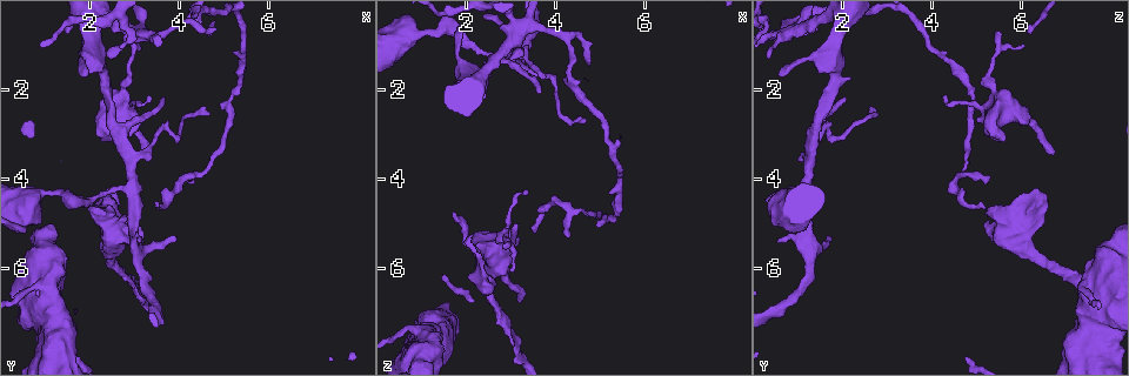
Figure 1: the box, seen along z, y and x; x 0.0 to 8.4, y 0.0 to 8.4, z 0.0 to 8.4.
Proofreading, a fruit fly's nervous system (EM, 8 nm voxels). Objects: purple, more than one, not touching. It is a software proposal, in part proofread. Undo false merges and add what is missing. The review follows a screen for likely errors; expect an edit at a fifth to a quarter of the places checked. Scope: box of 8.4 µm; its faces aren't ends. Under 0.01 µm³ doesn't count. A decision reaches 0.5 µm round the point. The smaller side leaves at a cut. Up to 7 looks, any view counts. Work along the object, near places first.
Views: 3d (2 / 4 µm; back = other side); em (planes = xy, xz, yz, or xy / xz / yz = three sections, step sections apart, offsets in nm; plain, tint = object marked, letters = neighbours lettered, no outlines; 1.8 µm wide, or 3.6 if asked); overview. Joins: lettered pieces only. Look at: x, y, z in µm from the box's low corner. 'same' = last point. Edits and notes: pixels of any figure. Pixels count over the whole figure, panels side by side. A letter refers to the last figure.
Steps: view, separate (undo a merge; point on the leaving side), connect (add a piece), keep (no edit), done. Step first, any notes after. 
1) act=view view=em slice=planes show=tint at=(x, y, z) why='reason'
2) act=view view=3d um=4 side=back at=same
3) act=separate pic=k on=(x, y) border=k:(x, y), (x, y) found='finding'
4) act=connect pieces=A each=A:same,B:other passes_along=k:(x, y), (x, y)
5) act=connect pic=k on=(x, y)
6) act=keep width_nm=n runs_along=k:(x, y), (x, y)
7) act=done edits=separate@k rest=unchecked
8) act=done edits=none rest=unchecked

act=view view=em slice=xz step=8 show=tint at=(1.95, 4.60, 1.00) why='calibre changes'

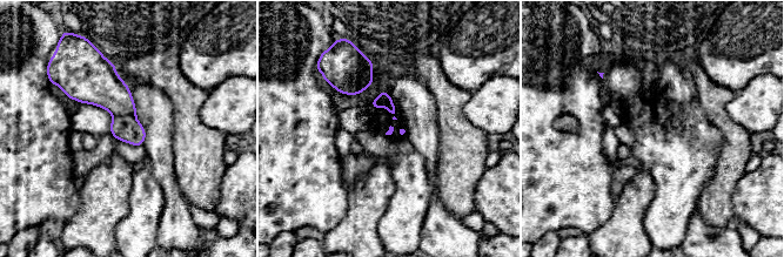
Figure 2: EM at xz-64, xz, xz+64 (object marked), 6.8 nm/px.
act=view view=em slice=planes show=tint at=same why='cut it another way'

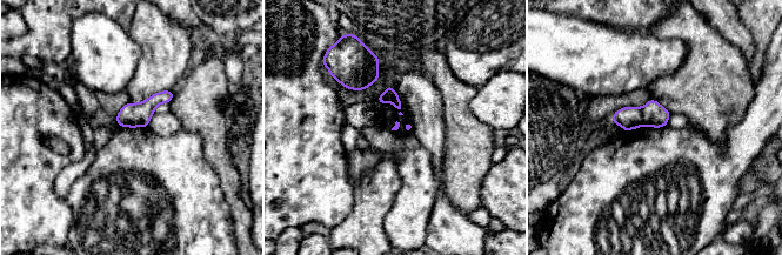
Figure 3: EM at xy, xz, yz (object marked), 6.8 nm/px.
act=view view=em slice=planes show=letters at=same

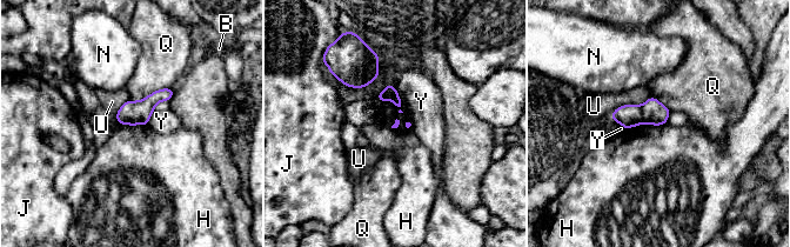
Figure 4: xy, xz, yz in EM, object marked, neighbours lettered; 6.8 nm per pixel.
act=separate pic=4 on=(629, 115) each=B:other,H:other,J:other,N:other,Q:other,U:other,Y:other border=4:(640, 106), (643, 122) found='a second cell is stuck on'

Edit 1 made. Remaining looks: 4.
act=view view=3d um=2 at=(2.95, 0.75, 5.45) why='tapers out'

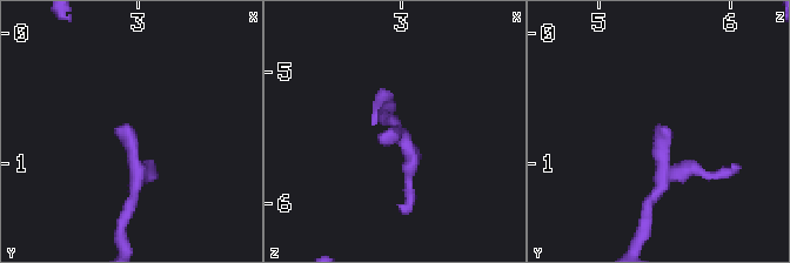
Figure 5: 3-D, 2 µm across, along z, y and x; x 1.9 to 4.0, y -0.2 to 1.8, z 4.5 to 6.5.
act=view view=em slice=planes show=letters at=(2.92, 0.72, 5.46) why='now the EM'

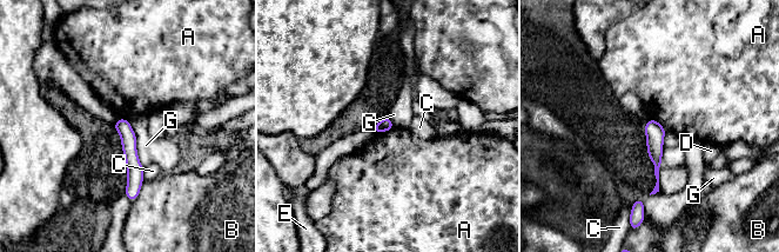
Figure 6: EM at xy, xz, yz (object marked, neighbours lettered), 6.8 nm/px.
act=keep width_nm=90 each=A:other,B:other,C:other,D:other,E:other,G:other found='none of them fits'

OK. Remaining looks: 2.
act=view view=em slice=yz step=16 show=tint at=(3.15, 5.40, 5.45) why='an open end'

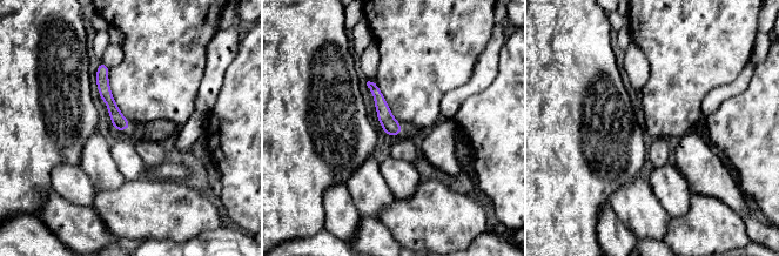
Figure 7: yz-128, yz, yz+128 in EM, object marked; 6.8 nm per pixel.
act=view view=em slice=planes show=letters at=same why='another direction'

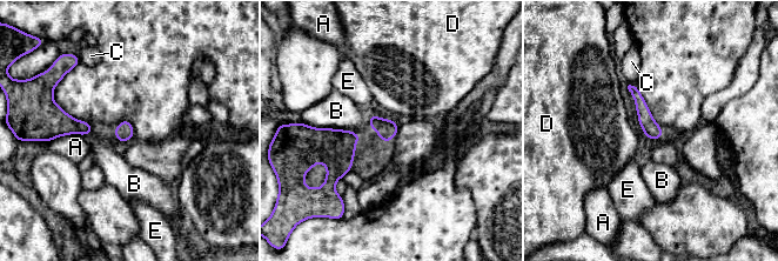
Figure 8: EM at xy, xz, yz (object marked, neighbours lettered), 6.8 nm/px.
act=keep each=A:other,B:other,C:other,D:other,E:other runs_along=8:(631, 88), (657, 135) found='no lettered piece goes on from it'

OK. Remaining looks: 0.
act=done edits=separate@4 rest=unchecked

